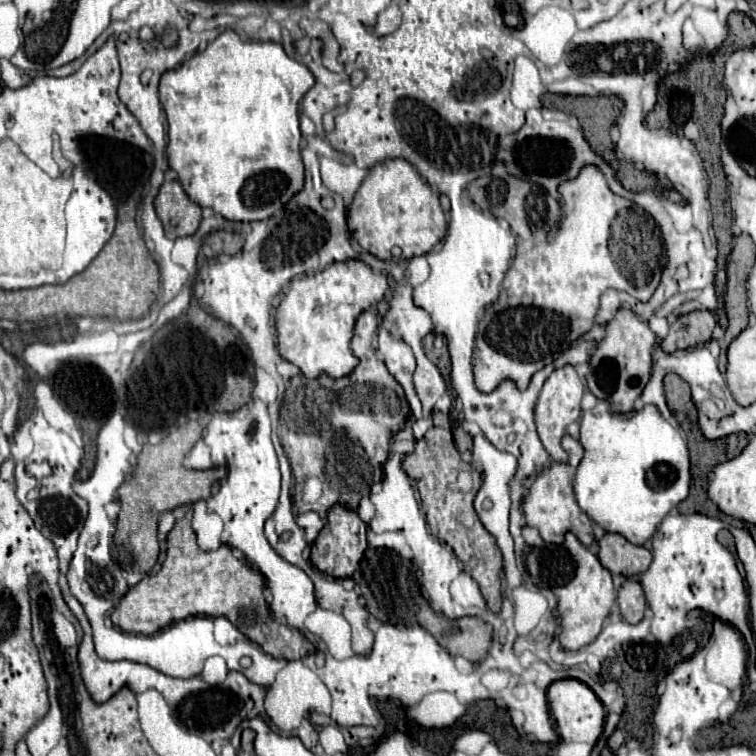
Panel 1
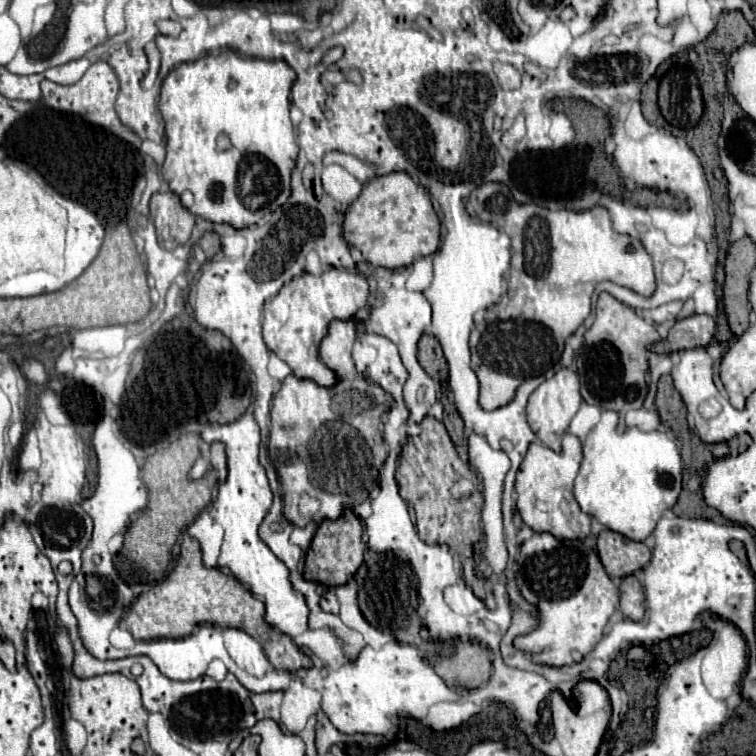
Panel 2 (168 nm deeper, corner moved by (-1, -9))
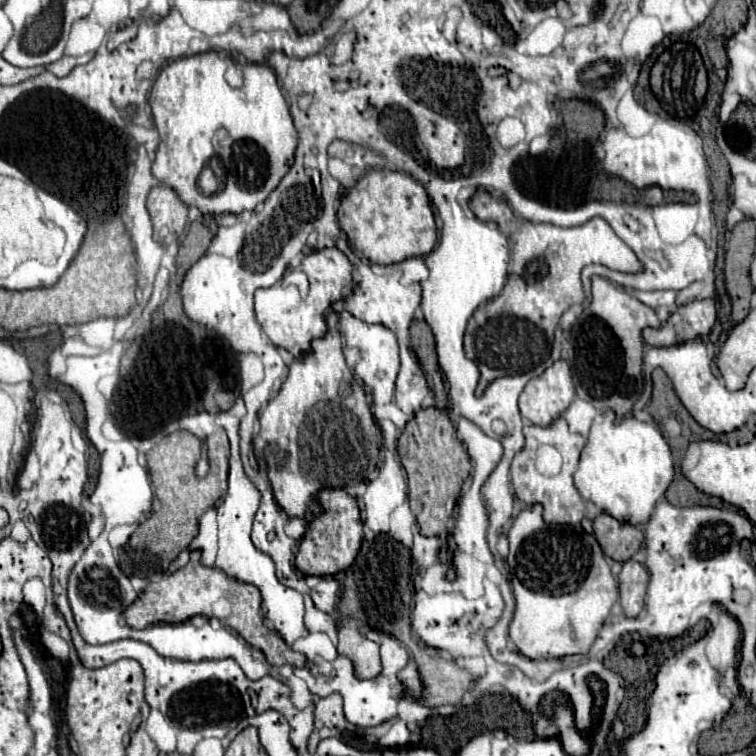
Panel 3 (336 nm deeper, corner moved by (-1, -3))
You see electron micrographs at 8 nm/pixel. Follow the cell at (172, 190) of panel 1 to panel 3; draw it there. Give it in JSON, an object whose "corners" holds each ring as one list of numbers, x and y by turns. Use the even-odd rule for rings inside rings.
{"corners":[[168,186,150,190,150,218,154,222,156,240,180,236,188,222,188,206]]}

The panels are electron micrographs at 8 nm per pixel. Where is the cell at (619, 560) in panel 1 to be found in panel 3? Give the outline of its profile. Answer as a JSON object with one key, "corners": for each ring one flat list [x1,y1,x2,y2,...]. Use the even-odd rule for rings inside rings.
{"corners":[[600,514,592,520,596,540,600,542,604,554,612,560,628,560,640,548,644,534,640,528,626,522,618,522,610,514]]}

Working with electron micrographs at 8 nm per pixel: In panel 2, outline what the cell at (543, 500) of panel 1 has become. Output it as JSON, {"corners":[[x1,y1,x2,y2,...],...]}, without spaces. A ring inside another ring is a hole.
{"corners":[[564,434,560,454,552,452,540,442,530,444,516,476,516,508,522,516,522,522,534,532,550,532,558,540,586,540,590,536,590,516,580,510,572,494,572,482,578,474,580,462,570,452,576,450,580,450,580,440,570,434]]}

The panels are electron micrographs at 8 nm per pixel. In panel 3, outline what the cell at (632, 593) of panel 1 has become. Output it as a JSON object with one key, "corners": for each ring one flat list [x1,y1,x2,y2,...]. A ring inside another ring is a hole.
{"corners":[[626,560,618,574,620,580,620,604,626,616,634,618,644,608,644,596,650,582,648,570,644,564,636,560]]}

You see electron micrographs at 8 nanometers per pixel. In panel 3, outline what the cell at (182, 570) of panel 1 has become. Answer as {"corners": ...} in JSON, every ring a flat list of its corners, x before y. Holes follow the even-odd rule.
{"corners":[[196,550,190,554,190,562,184,568,176,570,172,576,162,578,160,582,148,584,144,588,144,592,138,594,136,602,124,610,124,618,126,618,128,626,132,626,132,628,146,628,148,624,158,624,158,622,170,622,170,624,184,622,186,618,196,616,196,614,208,616,208,618,214,616,228,628,236,630,252,648,258,648,272,666,290,664,294,660,294,656,292,656,294,652,284,644,284,640,274,630,268,630,262,624,260,602,262,602,262,598,260,598,260,592,256,586,238,582,236,578,228,578,218,568,202,566,200,552],[220,598,226,598,226,605,218,603],[225,616,226,618,222,618]]}

